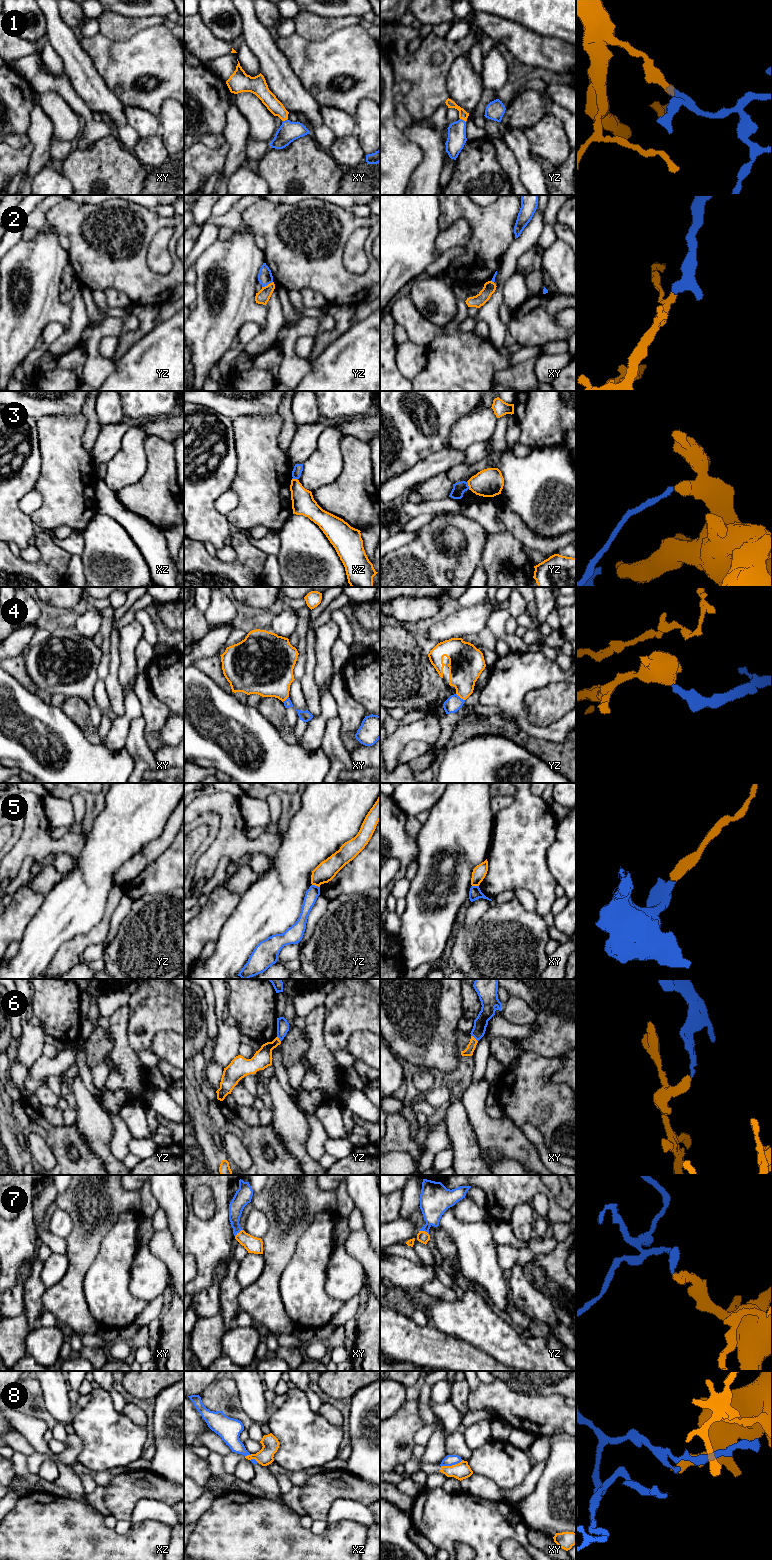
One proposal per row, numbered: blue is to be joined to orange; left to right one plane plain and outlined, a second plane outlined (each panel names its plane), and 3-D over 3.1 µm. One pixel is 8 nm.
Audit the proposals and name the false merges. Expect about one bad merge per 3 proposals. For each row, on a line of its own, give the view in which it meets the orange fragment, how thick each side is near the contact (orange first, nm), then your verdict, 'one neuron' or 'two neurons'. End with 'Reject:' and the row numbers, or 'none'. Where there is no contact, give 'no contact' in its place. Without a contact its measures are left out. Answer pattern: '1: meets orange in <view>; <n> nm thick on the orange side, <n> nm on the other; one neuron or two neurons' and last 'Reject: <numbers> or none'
1: meets orange in yz; 70 nm thick on the orange side, 150 nm on the other; one neuron
2: meets orange in yz; 110 nm thick on the orange side, 120 nm on the other; one neuron
3: meets orange in yz; 220 nm thick on the orange side, 100 nm on the other; two neurons
4: meets orange in yz; 260 nm thick on the orange side, 120 nm on the other; one neuron
5: meets orange in yz; 160 nm thick on the orange side, 100 nm on the other; two neurons
6: meets orange in xy; 70 nm thick on the orange side, 110 nm on the other; two neurons
7: meets orange in xy; 130 nm thick on the orange side, 120 nm on the other; one neuron
8: meets orange in xy; 140 nm thick on the orange side, 90 nm on the other; two neurons
Reject: 3, 5, 6, 8

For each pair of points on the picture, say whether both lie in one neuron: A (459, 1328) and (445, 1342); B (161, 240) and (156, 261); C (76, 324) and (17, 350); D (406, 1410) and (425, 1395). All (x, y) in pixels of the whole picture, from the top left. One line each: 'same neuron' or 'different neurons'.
A: different neurons
B: same neuron
C: different neurons
D: different neurons

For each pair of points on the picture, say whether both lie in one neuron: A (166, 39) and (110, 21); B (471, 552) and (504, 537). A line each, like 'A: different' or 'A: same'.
A: different
B: different

